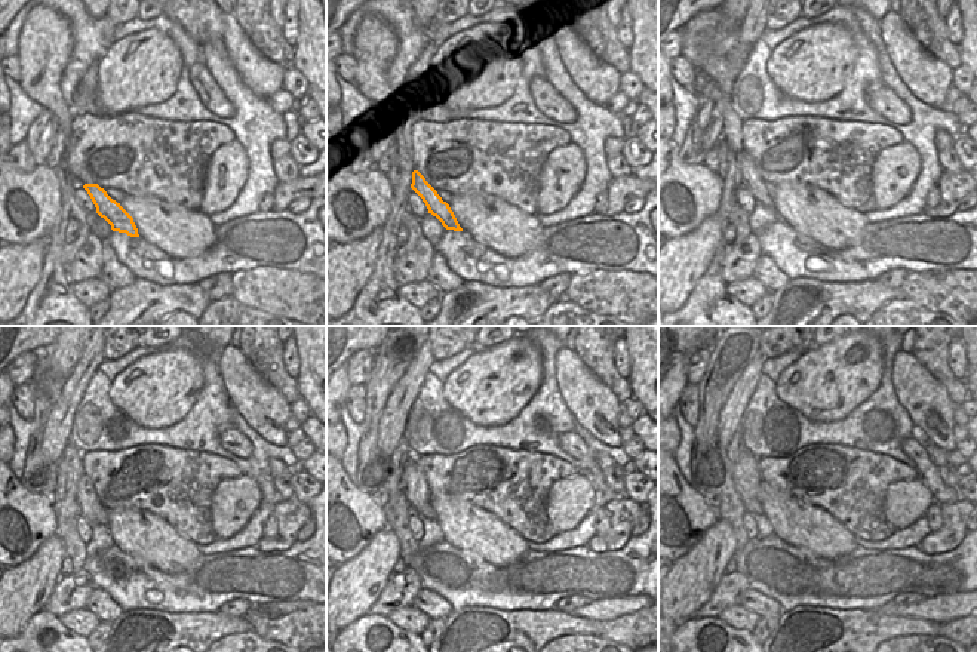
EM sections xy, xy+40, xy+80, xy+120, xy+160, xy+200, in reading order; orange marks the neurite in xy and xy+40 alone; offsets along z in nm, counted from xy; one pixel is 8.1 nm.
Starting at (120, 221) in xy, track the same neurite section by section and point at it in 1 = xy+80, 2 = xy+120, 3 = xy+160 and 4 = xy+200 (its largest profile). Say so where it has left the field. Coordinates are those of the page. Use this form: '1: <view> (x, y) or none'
1: xy+80 (752, 180)
2: xy+120 (89, 506)
3: xy+160 (414, 485)
4: xy+200 (746, 477)

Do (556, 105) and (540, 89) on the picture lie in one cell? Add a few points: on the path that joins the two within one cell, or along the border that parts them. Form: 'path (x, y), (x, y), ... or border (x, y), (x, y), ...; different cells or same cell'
path (552, 101), (544, 94); same cell

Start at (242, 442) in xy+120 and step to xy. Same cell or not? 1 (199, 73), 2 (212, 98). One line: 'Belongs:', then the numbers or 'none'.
Belongs: 1, 2

